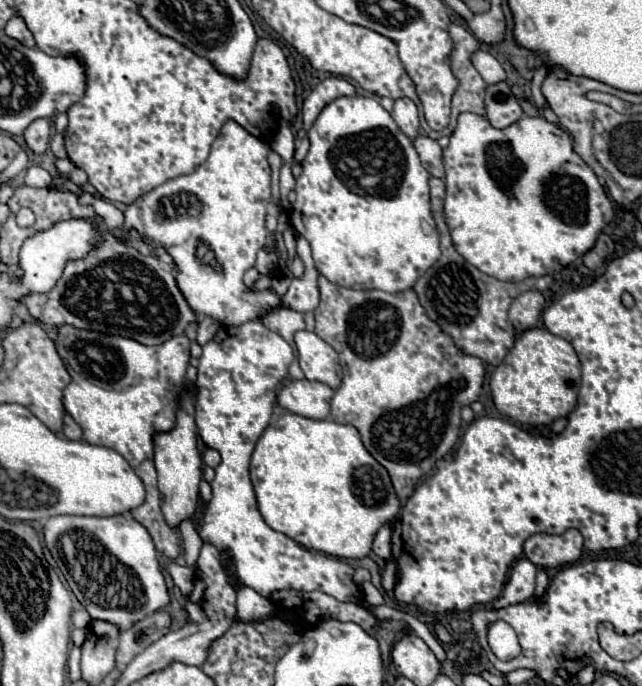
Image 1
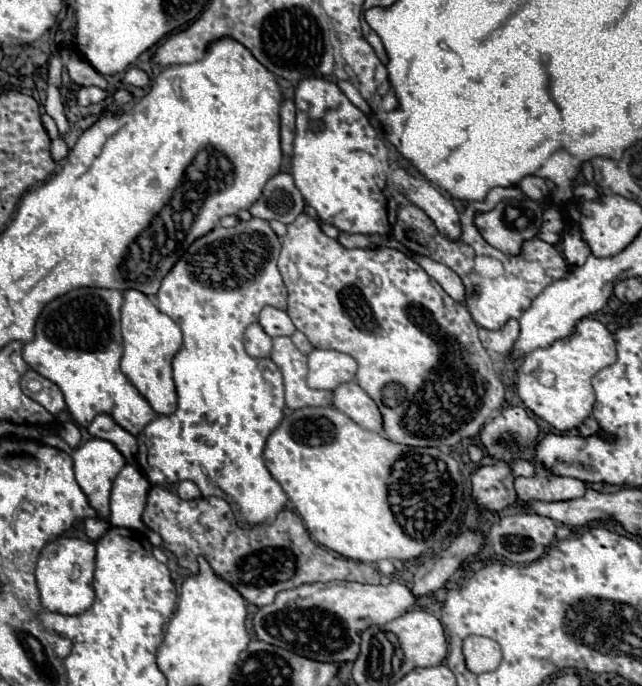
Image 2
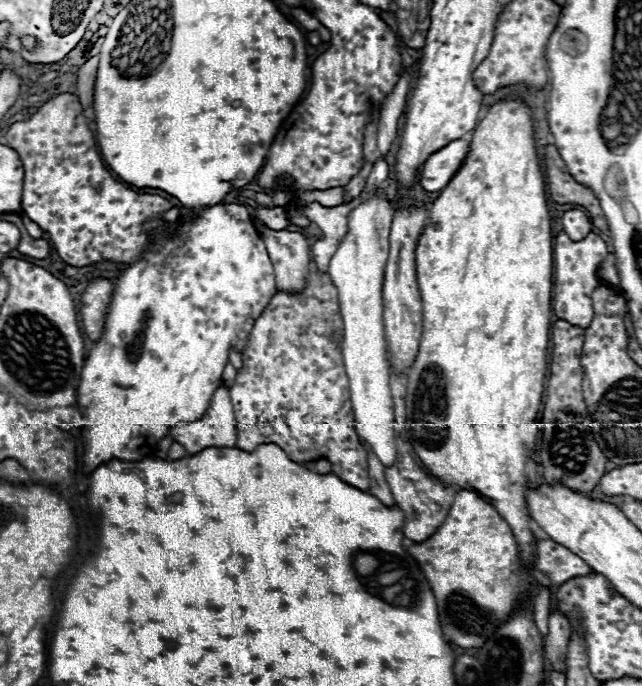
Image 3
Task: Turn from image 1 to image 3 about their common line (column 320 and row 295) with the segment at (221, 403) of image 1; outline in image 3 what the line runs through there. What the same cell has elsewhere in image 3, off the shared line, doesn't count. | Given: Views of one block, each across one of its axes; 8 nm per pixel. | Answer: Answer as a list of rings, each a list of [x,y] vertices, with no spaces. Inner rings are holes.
[[[558,234],[554,246],[554,292],[552,292],[552,310],[562,320],[568,320],[574,326],[588,328],[592,322],[592,292],[598,286],[598,266],[606,258],[606,242],[588,234],[584,240],[568,240],[566,234]]]

